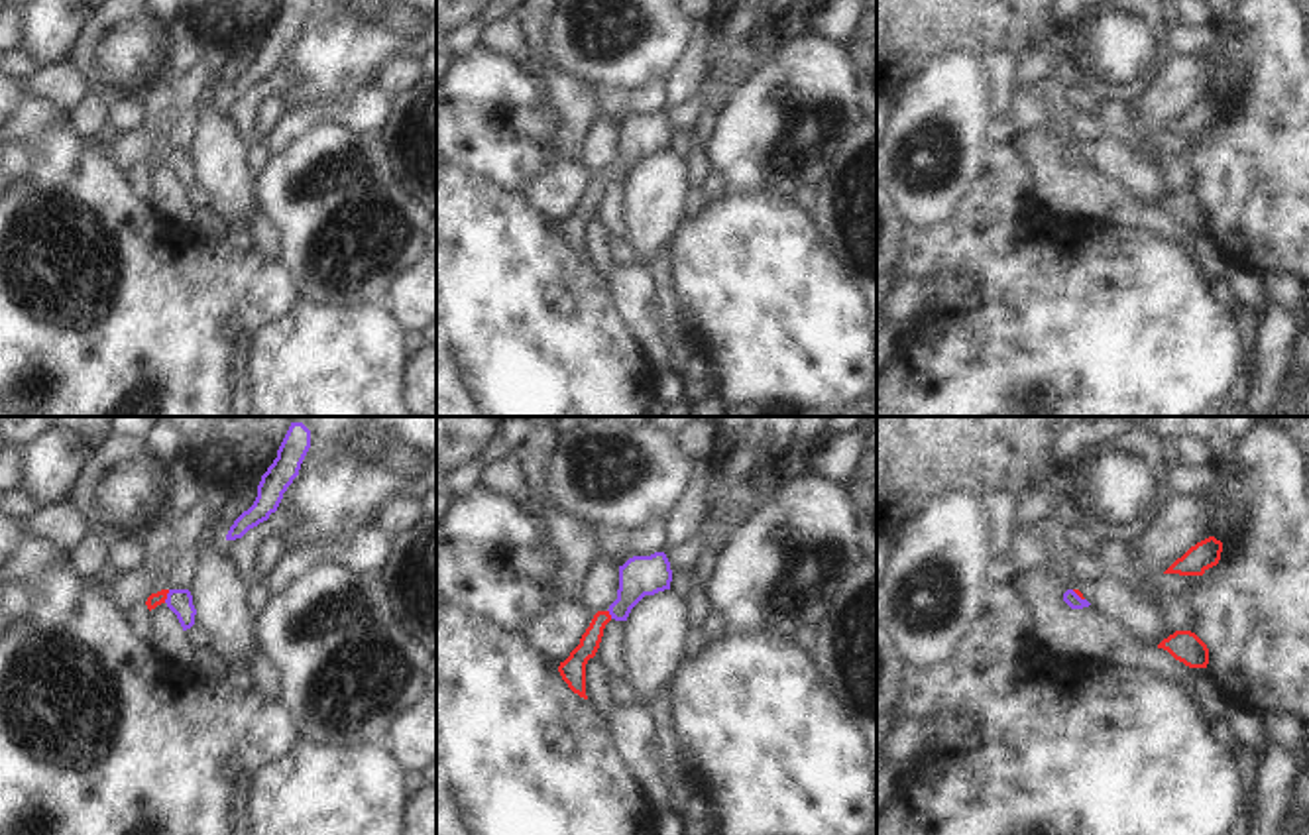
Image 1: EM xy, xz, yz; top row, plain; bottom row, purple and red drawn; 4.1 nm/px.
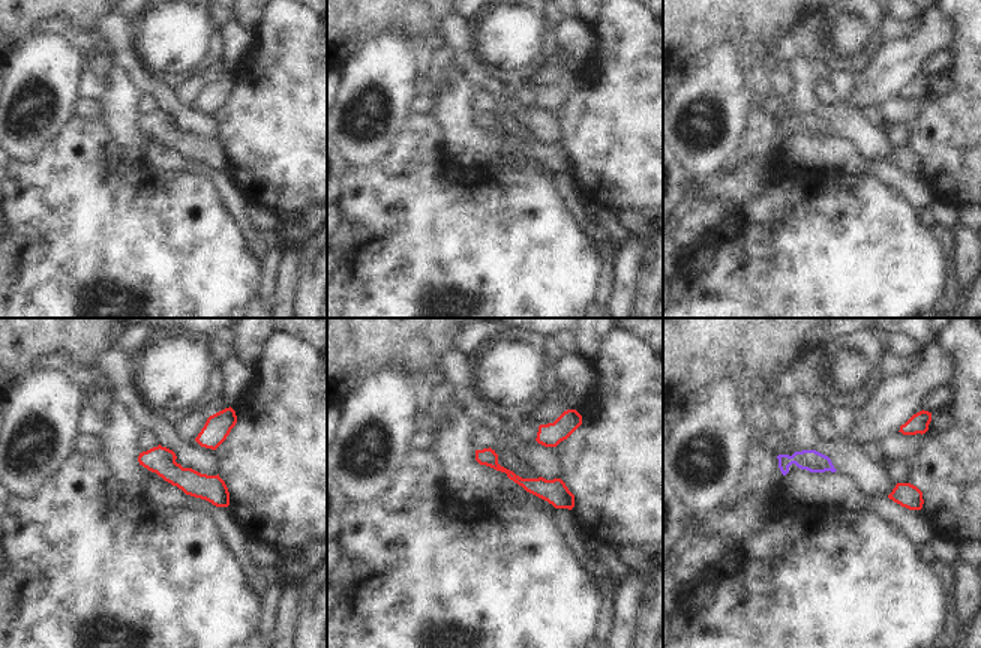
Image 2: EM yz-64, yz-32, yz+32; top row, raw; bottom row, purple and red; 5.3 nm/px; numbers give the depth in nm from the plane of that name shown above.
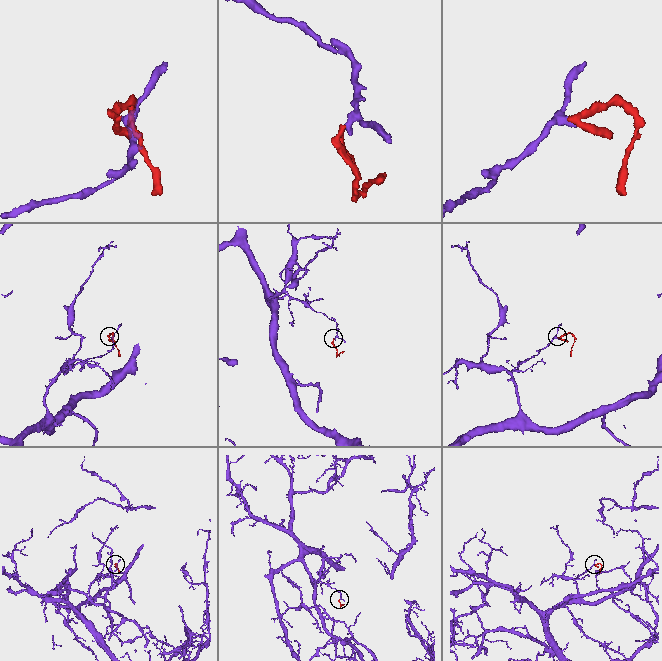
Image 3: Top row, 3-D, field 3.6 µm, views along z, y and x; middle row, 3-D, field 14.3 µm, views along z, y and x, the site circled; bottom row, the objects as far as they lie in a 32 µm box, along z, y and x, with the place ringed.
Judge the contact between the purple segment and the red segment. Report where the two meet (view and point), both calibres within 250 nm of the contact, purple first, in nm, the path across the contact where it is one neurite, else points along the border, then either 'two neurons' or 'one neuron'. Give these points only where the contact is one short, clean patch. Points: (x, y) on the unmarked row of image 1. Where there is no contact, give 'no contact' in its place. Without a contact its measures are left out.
xy (168, 156) | 100/60 nm | across xy (179, 162), (168, 156), (154, 160) | one neuron

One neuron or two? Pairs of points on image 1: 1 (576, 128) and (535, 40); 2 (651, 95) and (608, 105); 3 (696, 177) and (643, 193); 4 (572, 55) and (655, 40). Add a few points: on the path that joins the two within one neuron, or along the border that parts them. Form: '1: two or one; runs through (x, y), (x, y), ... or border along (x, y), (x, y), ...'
1: one; runs through (576, 107), (543, 61)
2: one; runs through (641, 103), (618, 103)
3: two; border along (682, 162), (690, 187)
4: one; runs through (592, 57), (612, 59), (635, 44)

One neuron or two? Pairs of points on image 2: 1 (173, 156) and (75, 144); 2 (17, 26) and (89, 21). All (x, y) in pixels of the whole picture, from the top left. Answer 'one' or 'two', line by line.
1: two
2: one

